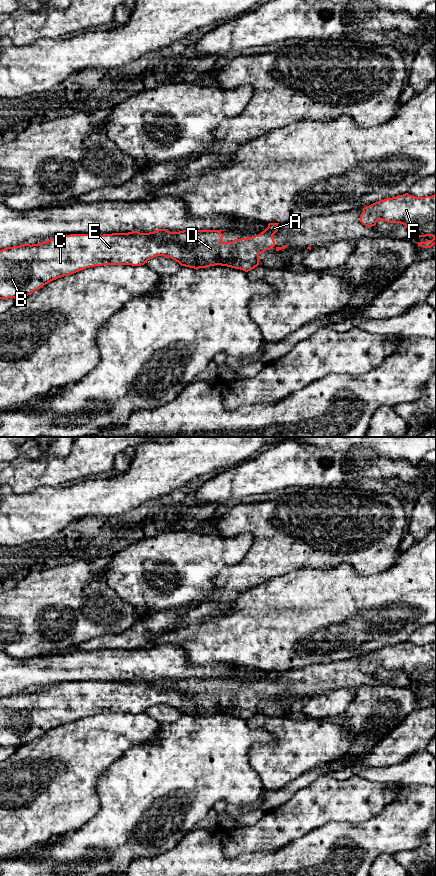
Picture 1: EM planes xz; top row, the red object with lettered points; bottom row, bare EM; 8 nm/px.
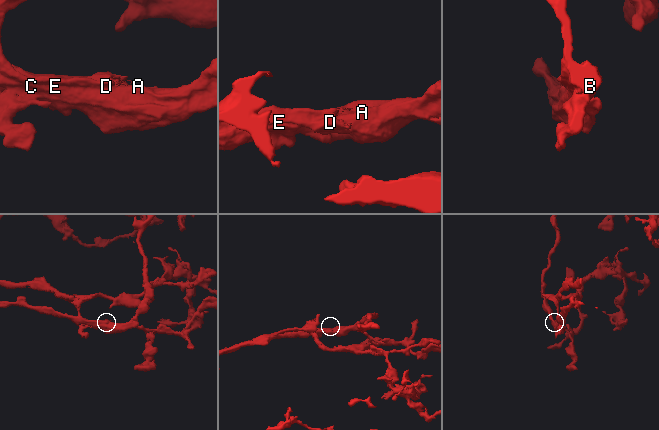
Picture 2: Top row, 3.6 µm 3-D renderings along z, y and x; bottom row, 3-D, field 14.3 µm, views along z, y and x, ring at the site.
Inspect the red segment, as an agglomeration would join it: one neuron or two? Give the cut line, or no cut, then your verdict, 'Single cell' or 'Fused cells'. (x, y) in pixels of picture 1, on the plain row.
Split along xz (112, 681), (146, 683), (185, 689), (192, 695), (199, 715). Fused cells

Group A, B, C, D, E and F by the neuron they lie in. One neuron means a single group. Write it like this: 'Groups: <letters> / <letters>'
Groups: A B C E F / D

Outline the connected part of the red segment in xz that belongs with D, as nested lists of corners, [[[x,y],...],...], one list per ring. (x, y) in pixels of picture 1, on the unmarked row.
[[[158,677],[157,679],[154,680],[149,680],[149,681],[140,681],[138,679],[132,679],[128,681],[112,681],[112,682],[126,682],[126,683],[131,683],[131,684],[147,684],[147,685],[153,685],[153,686],[160,686],[160,687],[175,687],[175,688],[180,688],[183,690],[186,690],[190,692],[193,697],[194,701],[198,705],[198,714],[199,716],[206,716],[210,714],[215,714],[220,711],[225,710],[227,707],[235,703],[236,697],[233,694],[231,690],[222,690],[222,686],[224,683],[221,681],[222,679],[226,678],[198,678],[198,677],[188,677],[188,678],[183,678],[179,680],[170,680],[166,677]]]

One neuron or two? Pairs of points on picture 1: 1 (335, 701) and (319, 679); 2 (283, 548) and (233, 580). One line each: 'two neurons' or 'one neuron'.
1: two neurons
2: one neuron

